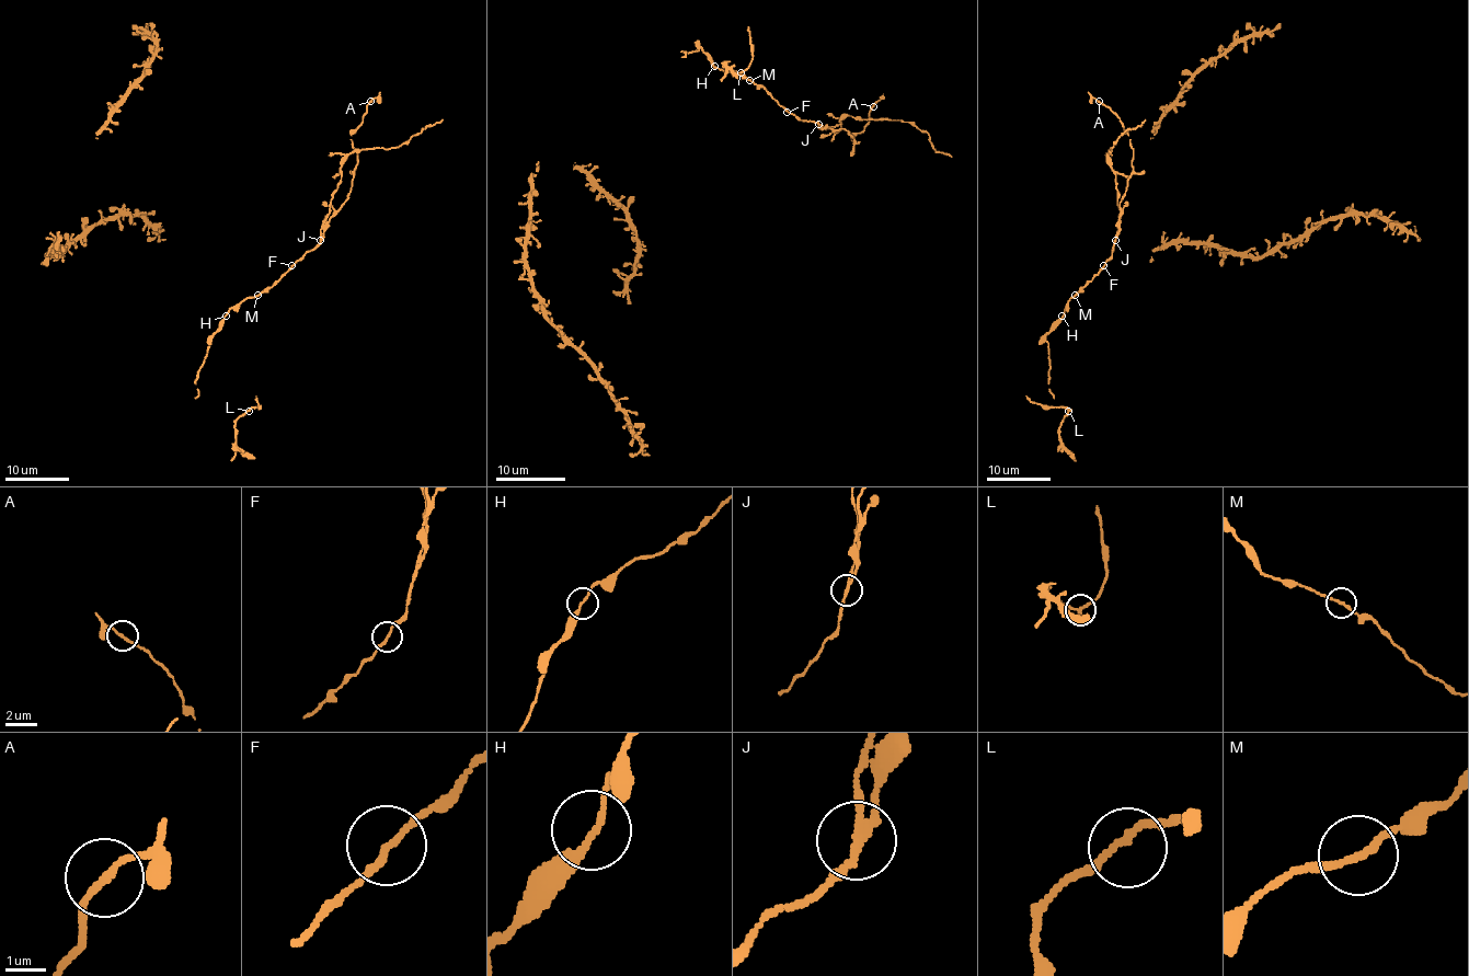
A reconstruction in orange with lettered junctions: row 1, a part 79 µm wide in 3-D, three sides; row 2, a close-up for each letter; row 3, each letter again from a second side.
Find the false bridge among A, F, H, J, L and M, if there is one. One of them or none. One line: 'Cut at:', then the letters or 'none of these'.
Cut at: J

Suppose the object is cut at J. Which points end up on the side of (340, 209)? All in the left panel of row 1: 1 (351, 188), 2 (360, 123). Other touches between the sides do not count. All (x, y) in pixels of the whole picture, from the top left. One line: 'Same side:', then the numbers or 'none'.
Same side: 1, 2

